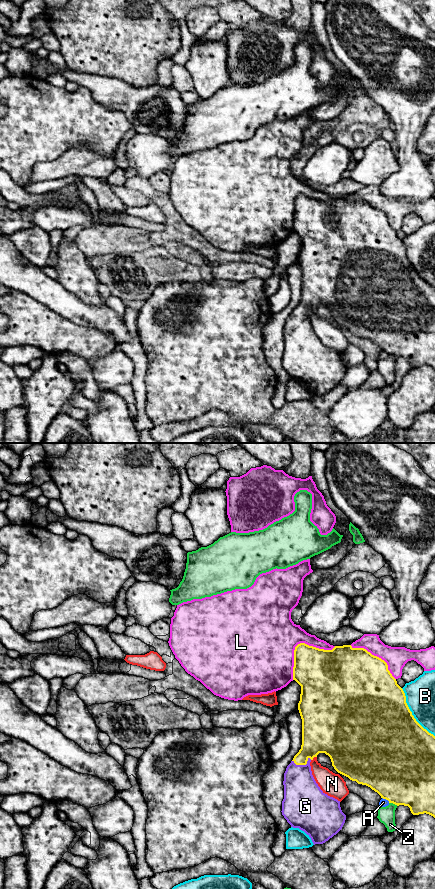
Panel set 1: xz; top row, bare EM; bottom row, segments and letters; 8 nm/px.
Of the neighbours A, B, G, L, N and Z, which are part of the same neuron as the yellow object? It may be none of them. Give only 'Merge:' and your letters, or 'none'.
Merge: G

